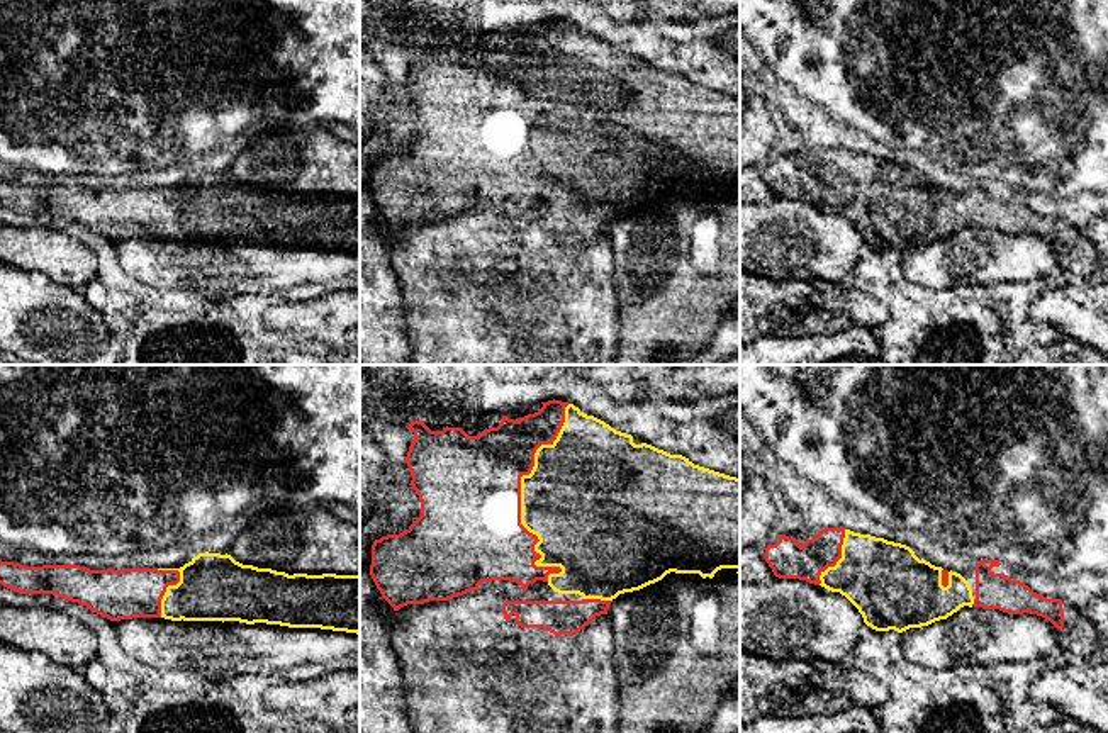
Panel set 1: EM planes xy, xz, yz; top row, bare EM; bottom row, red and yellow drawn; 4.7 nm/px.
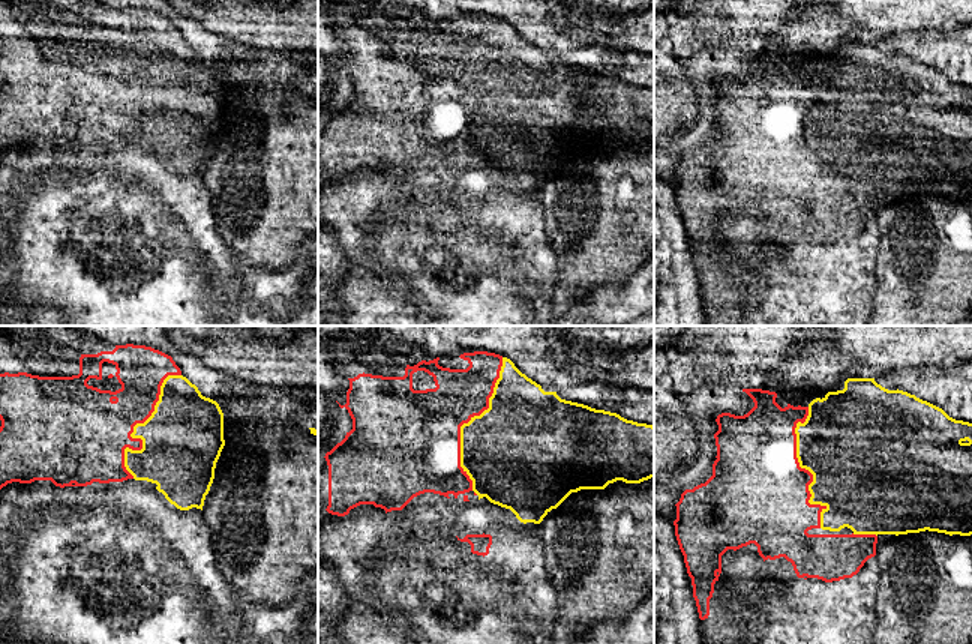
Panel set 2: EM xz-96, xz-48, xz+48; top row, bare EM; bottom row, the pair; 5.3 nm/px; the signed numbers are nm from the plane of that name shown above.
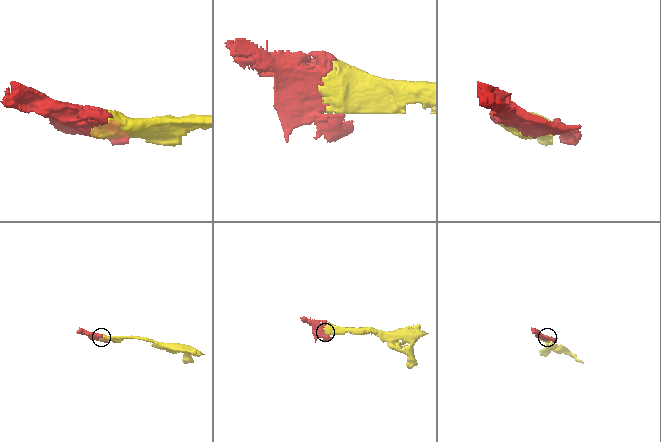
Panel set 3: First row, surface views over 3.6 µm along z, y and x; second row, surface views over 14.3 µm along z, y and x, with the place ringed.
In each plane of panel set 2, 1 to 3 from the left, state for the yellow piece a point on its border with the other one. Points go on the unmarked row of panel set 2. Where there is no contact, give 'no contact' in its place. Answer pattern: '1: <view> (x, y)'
1: xz-96 (132, 93)
2: xz-48 (465, 86)
3: xz+48 (804, 132)

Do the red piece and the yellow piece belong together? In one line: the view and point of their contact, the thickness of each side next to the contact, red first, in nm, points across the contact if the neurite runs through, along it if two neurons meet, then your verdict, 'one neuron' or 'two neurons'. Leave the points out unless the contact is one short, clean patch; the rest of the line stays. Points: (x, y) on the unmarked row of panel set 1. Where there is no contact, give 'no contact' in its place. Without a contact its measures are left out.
contact xz (520, 123); calibres 480 and 480 nm; one neuron

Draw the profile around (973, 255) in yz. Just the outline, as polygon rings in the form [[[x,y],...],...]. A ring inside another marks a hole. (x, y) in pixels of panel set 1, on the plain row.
[[[964,226],[947,239],[898,256],[909,283],[935,290],[1027,283],[1060,270],[1059,249],[1042,236]]]

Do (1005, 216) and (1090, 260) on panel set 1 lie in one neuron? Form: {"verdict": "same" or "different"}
{"verdict": "same"}

